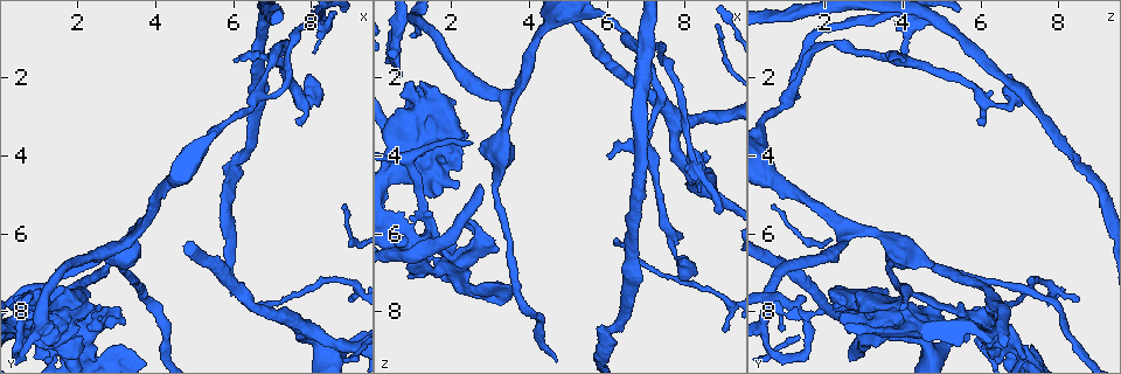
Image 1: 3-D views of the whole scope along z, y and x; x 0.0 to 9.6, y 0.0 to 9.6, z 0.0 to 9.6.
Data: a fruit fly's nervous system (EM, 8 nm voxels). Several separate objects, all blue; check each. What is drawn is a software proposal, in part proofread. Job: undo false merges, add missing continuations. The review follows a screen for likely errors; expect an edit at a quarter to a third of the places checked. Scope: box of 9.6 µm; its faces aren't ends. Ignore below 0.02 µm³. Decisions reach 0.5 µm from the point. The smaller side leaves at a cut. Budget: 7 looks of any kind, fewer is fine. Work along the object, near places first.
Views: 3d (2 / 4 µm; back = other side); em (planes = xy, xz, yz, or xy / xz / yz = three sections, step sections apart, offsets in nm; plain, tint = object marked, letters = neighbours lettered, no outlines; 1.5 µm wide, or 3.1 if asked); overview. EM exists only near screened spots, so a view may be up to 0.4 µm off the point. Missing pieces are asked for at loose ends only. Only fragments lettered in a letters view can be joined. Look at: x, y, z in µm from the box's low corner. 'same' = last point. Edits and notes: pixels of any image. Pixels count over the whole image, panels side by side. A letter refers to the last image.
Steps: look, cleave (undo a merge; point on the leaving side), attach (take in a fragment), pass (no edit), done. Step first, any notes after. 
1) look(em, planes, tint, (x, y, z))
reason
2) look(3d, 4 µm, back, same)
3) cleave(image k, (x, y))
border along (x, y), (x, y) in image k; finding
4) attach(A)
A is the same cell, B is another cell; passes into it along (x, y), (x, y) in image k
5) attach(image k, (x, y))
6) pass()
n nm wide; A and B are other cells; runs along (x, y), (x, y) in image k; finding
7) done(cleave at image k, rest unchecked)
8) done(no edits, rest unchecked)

look(em, planes, tint, (8.05, 2.55, 6.85))
abrupt turn

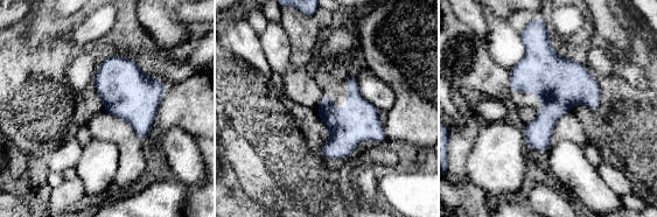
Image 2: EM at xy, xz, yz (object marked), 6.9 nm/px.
look(em, planes, letters, same)
see the neighbours

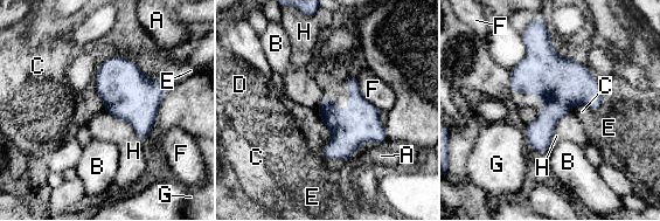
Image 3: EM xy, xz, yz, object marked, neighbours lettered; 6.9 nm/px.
pass()
220 nm wide; A, B, C, D, E, F, G and H are other cells; all the same neuron

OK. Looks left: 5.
look(em, planes, letters, (6.00, 1.60, 3.90))
an open end

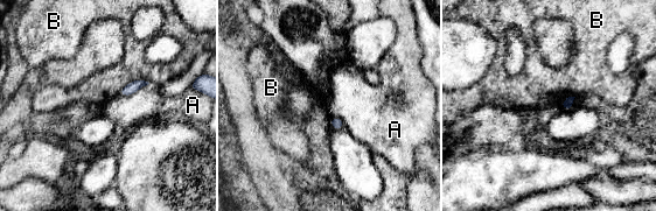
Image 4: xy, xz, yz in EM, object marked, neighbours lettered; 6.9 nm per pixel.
pass()
A and B are other cells; border along (149, 83), (133, 79), (118, 95) in image 4; none of them fits

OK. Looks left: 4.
look(3d, 4 µm, (0.95, 7.55, 4.05))
thick turns thin

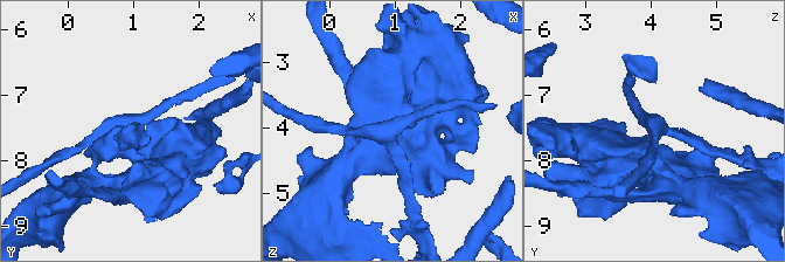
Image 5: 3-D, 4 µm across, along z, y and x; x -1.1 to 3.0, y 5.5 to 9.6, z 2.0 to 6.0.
look(em, yz, step 4, letters, (0.90, 7.60, 4.00))
3 arms; shape alone is not enough

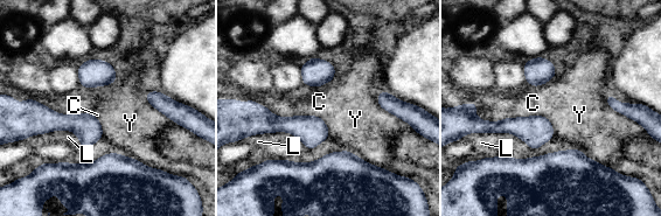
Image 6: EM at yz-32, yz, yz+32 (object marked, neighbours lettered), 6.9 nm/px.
look(em, planes, letters, same)

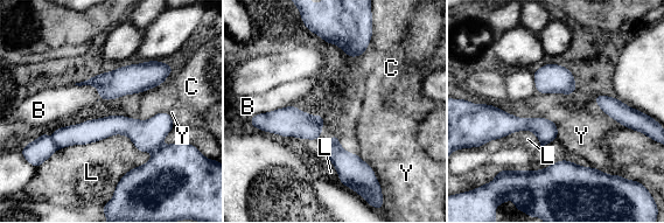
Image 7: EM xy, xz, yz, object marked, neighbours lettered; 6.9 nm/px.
pass()
100 nm wide; B, C, L and Y are other cells; border along (121, 134), (63, 146), (47, 160) in image 7; continuous, no second neuron

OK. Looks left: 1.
done(no edits, rest unchecked)

